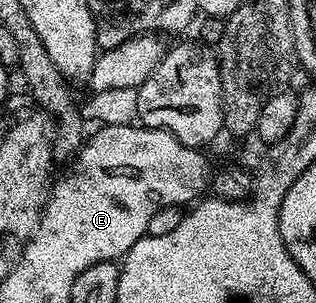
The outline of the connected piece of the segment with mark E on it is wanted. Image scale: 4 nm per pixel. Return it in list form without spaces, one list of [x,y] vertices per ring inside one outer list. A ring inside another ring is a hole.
[[[106,124],[99,129],[101,132],[93,136],[91,133],[90,139],[75,153],[76,165],[72,172],[51,185],[44,211],[48,220],[56,220],[56,232],[60,232],[60,240],[56,240],[56,244],[60,244],[60,248],[64,248],[64,244],[68,244],[68,248],[76,248],[76,252],[80,252],[80,268],[83,270],[99,260],[116,262],[127,256],[134,242],[146,235],[150,218],[154,218],[158,209],[175,204],[187,205],[188,172],[200,172],[204,168],[204,160],[199,156],[201,153],[195,148],[187,148],[172,133],[133,124]]]

